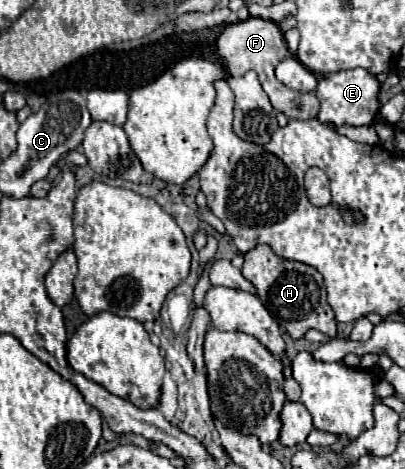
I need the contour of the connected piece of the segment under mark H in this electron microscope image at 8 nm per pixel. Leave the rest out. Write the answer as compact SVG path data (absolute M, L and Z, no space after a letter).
M257 245L243 257L243 277L253 283L253 287L257 289L257 297L263 301L271 317L285 329L285 333L289 333L293 339L303 339L309 329L323 331L329 339L337 335L335 315L325 301L325 289L319 283L317 269L299 261L281 259L271 251L269 245Z

